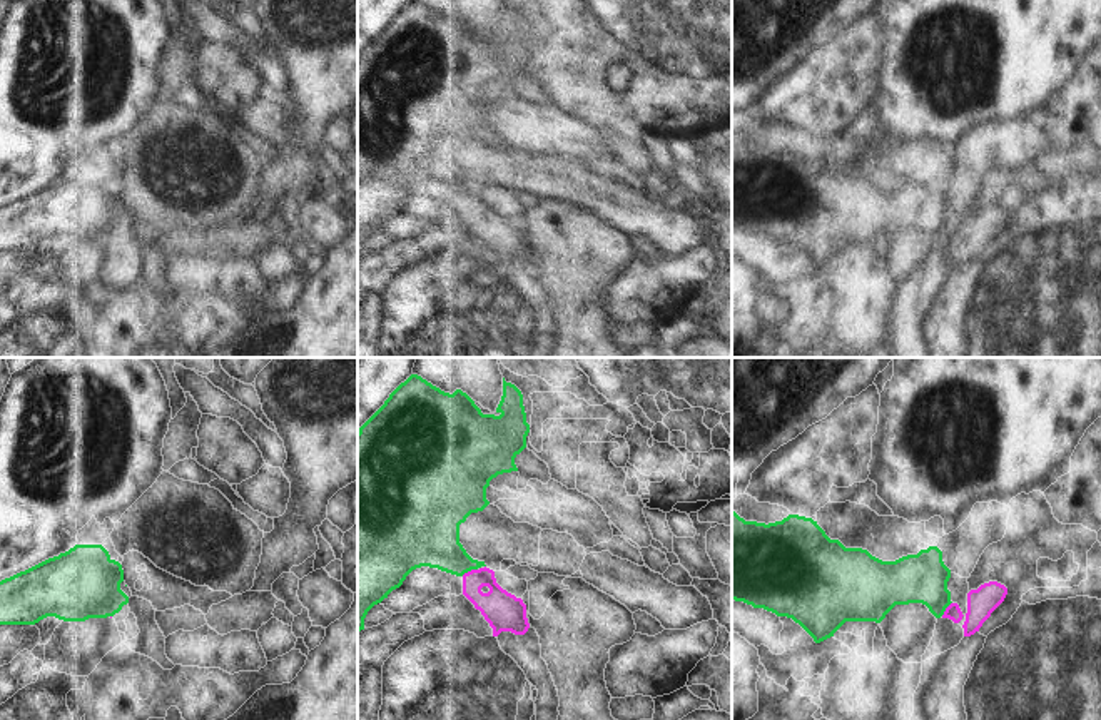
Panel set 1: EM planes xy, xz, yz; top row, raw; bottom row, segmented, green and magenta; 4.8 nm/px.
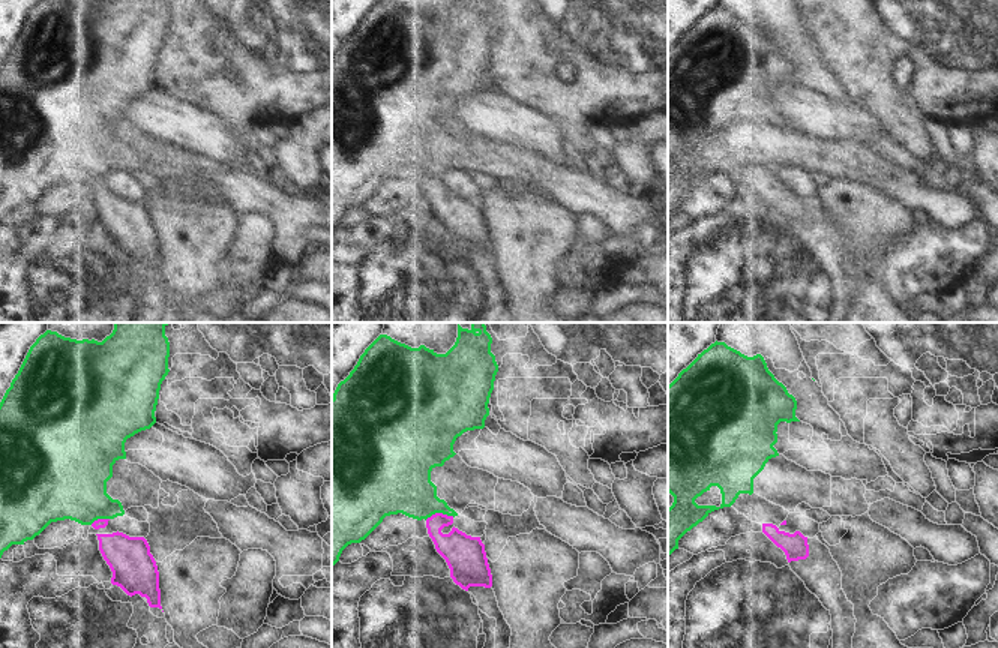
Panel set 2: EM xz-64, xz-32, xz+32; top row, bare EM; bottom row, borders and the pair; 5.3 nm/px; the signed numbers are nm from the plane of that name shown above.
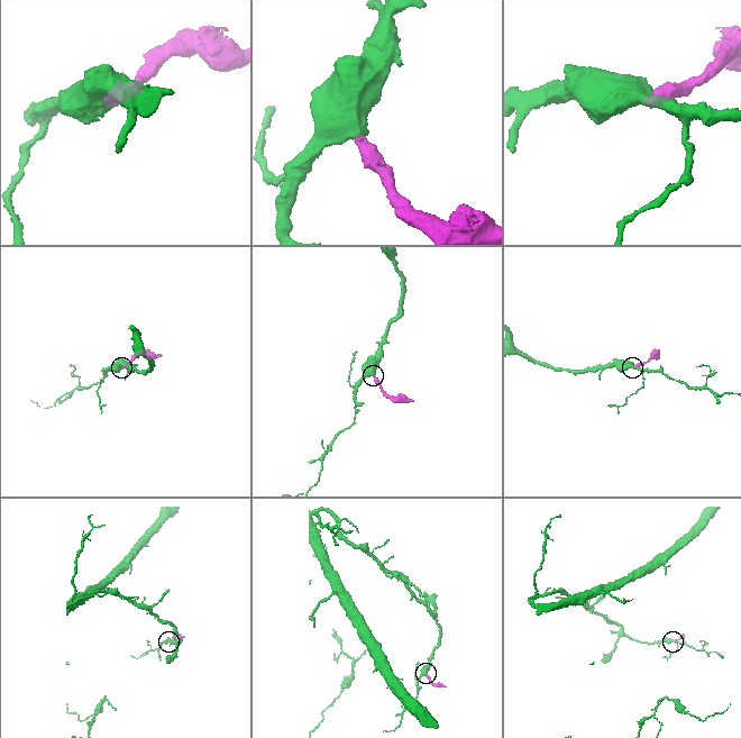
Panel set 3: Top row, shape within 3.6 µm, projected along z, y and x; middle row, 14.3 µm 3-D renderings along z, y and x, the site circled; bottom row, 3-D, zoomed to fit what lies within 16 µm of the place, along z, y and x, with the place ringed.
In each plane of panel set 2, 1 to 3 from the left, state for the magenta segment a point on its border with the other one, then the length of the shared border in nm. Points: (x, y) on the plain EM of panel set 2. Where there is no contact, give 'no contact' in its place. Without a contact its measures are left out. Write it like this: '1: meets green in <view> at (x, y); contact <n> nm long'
1: meets green in xz-64 at (99, 182); contact 110 nm long
2: meets green in xz-32 at (438, 176); contact 160 nm long
3: no contact

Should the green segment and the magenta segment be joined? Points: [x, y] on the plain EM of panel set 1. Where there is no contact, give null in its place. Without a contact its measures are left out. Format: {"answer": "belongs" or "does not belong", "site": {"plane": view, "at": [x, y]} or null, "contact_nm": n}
{"answer": "does not belong", "site": {"plane": "xz", "at": [468, 196]}, "contact_nm": 90}

